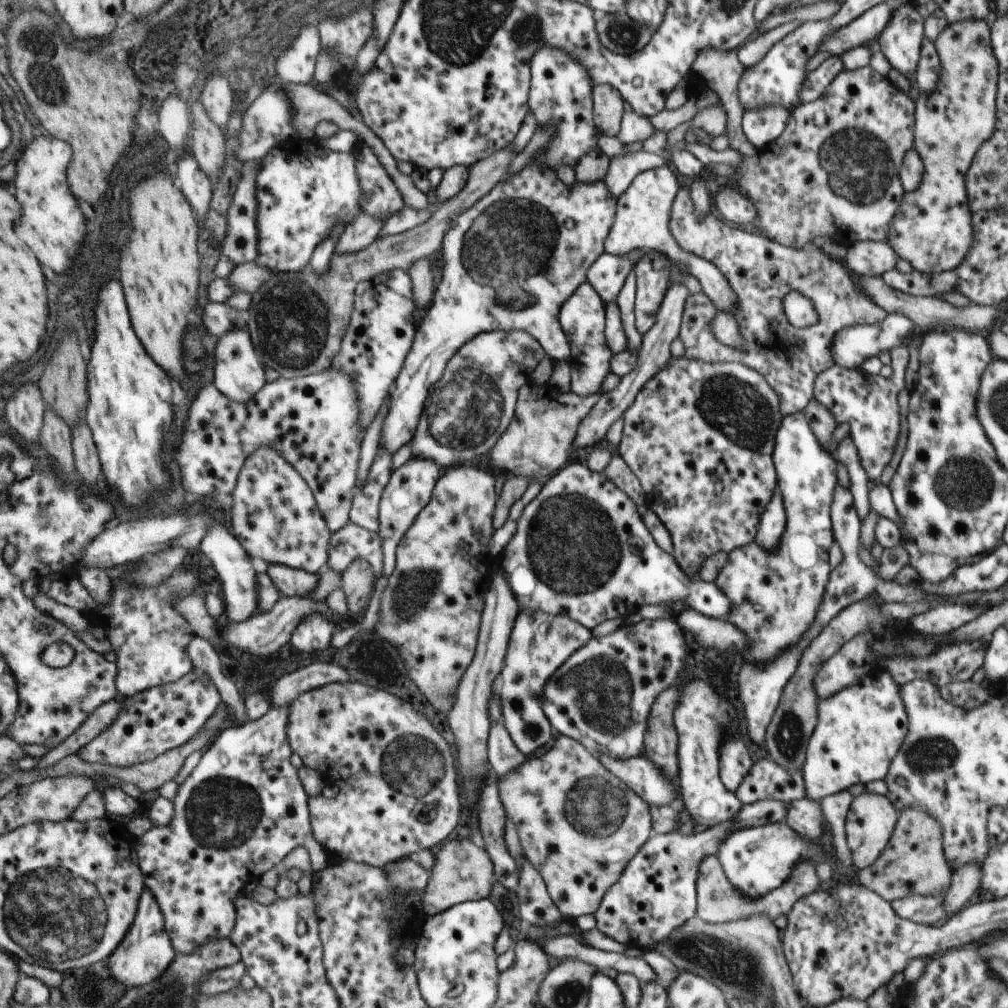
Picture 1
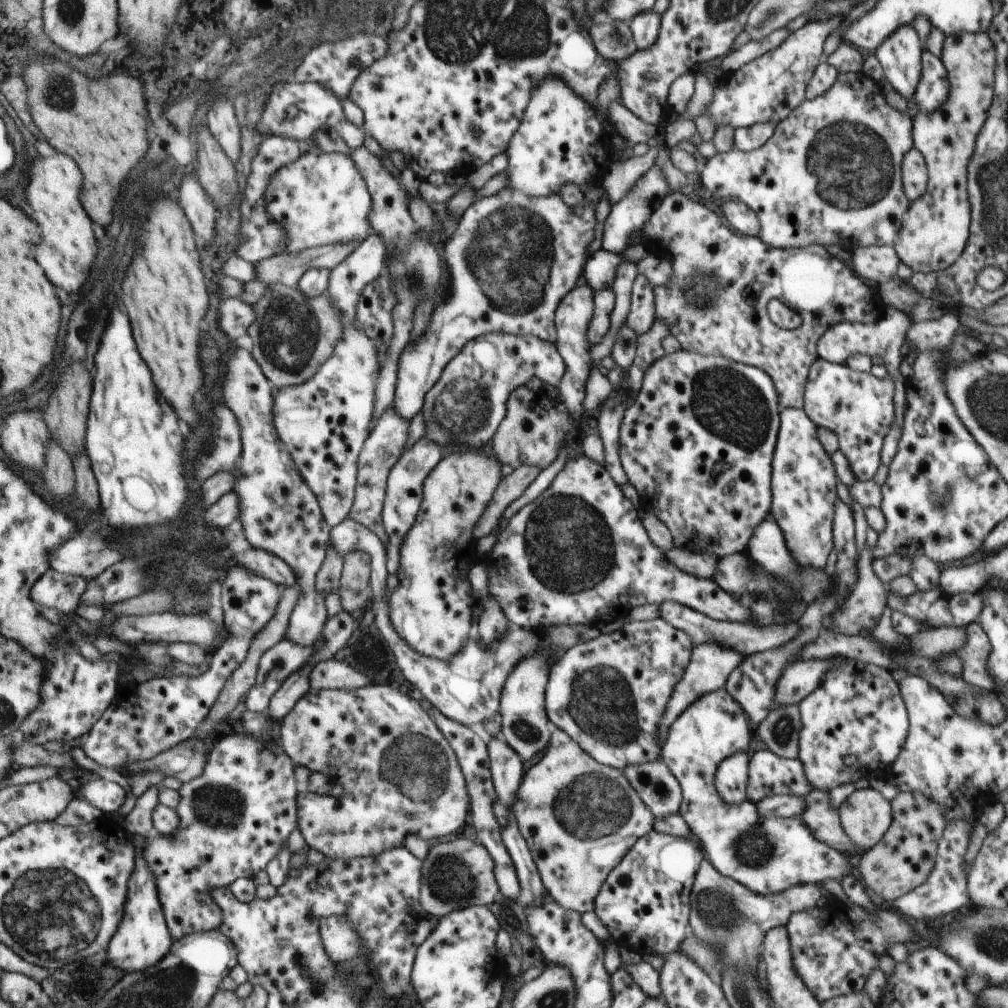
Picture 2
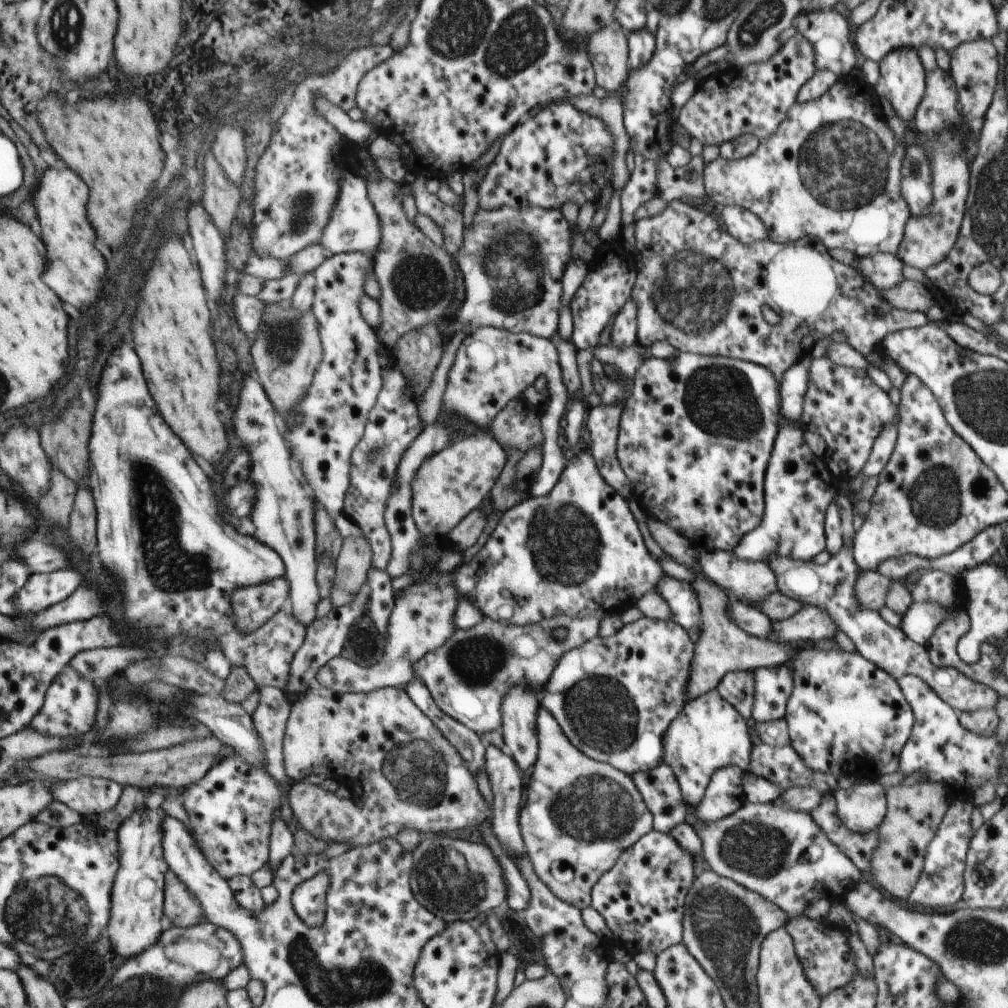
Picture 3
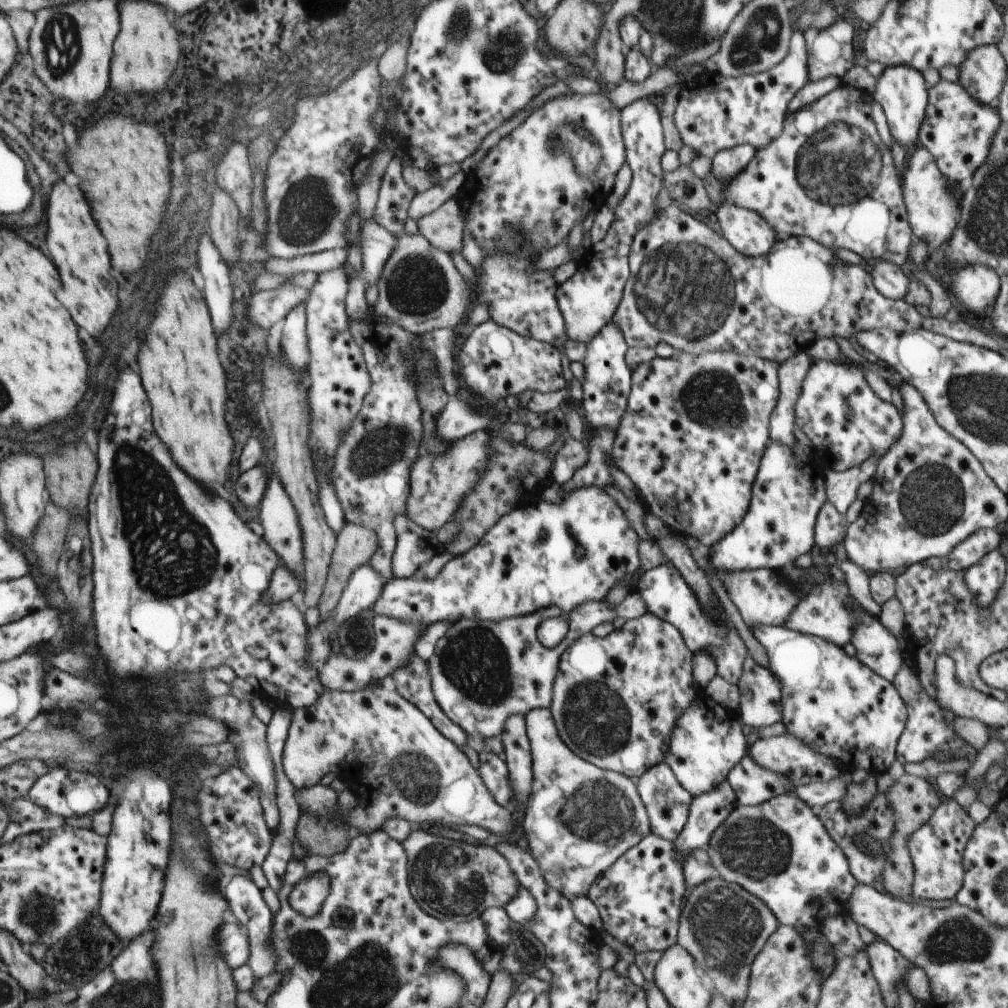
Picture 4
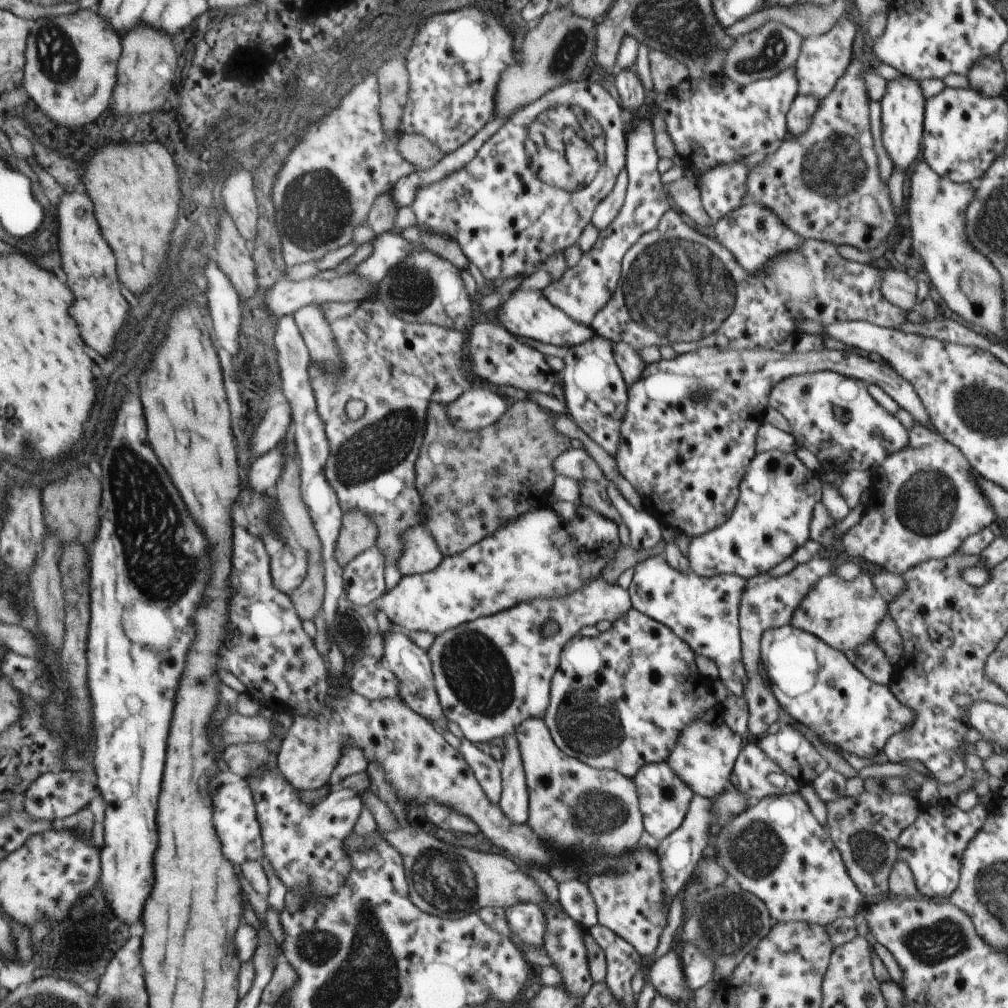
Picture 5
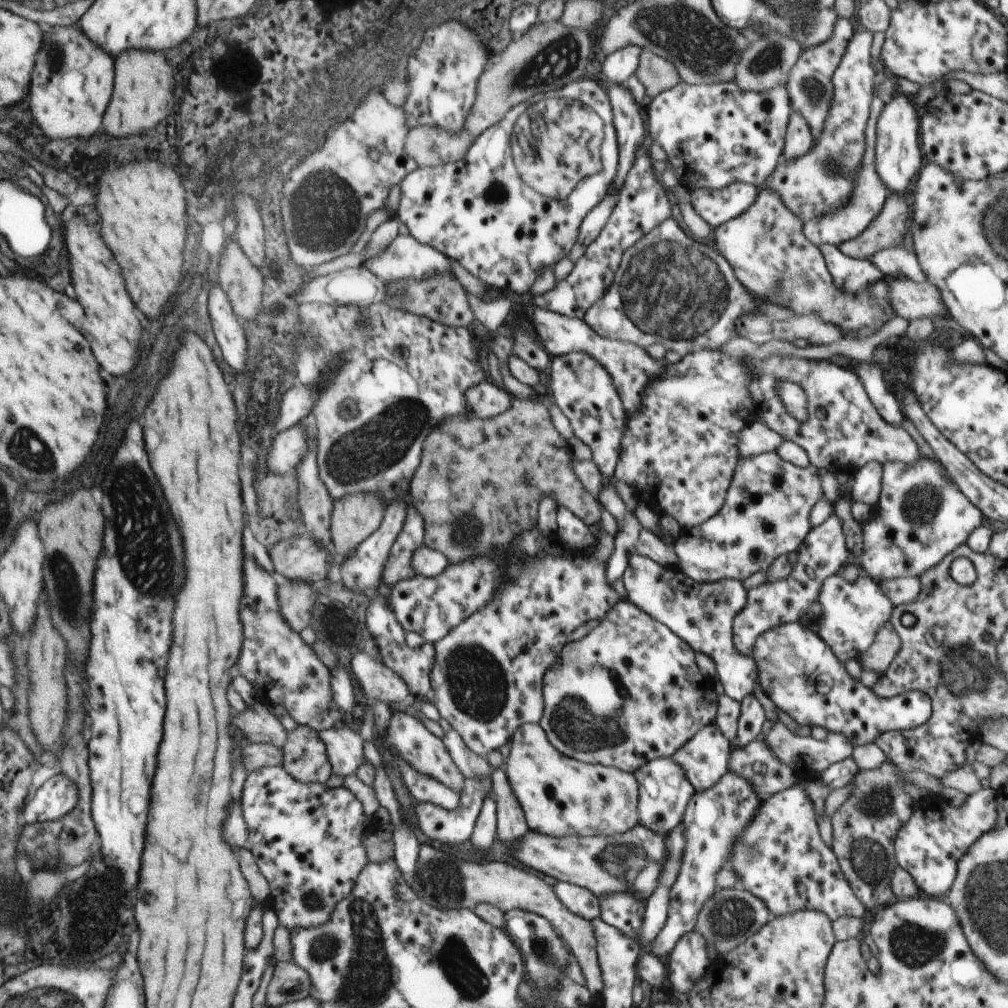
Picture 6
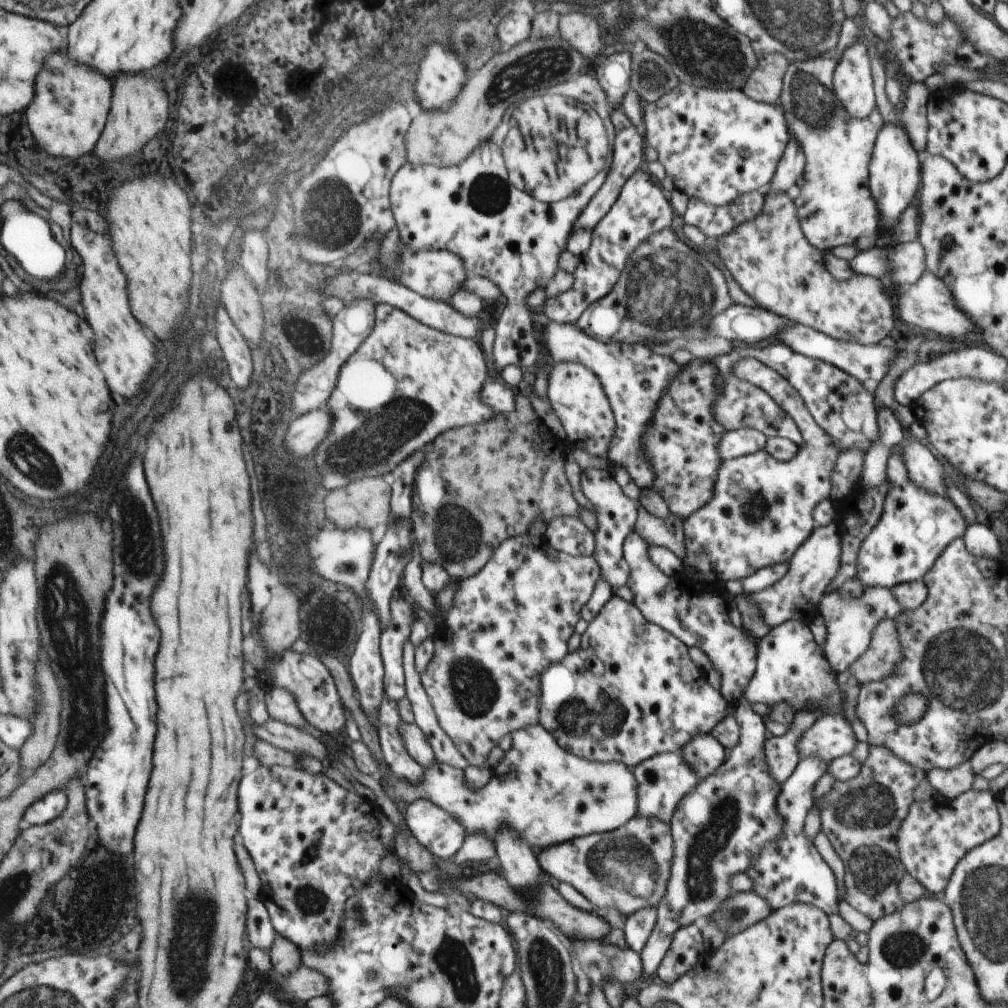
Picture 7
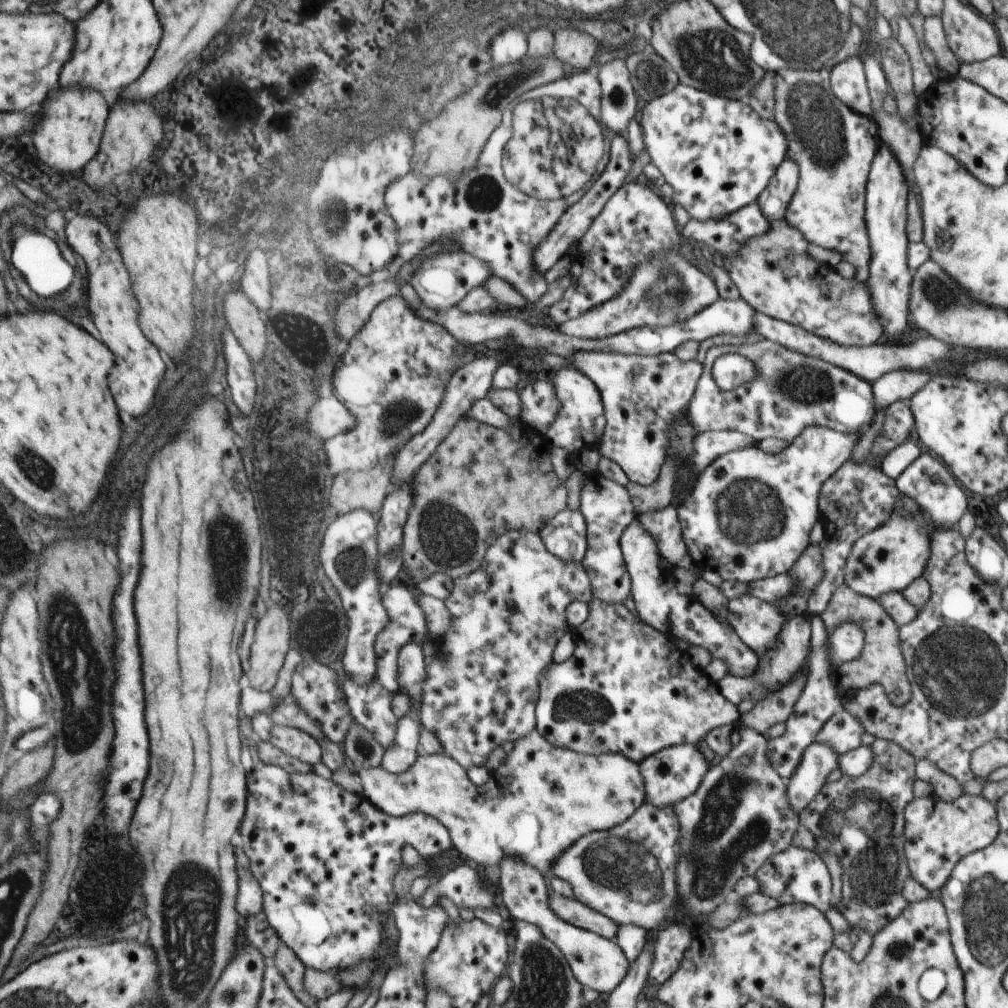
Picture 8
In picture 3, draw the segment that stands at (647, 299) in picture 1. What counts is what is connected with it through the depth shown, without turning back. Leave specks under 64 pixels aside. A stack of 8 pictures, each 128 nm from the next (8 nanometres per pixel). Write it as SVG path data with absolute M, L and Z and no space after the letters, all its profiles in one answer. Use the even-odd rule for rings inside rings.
M629 301L628 304L618 313L614 326L612 326L612 334L610 340L612 345L618 350L631 347L639 337L639 315L640 306L636 306L636 302Z

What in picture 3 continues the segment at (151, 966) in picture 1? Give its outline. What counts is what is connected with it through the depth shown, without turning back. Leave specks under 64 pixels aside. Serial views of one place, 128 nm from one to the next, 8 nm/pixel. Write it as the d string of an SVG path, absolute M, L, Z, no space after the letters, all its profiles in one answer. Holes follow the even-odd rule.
M164 808L146 812L136 811L118 831L121 839L122 870L114 884L114 916L110 922L108 942L114 942L116 950L124 956L136 956L156 944L164 932L164 894L166 874L170 870L164 856Z

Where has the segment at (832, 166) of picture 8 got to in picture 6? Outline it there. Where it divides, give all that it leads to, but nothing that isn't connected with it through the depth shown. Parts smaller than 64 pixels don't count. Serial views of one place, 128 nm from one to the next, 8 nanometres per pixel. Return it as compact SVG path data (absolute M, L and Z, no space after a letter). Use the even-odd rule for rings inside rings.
M838 18L833 36L828 41L820 42L812 48L806 48L800 54L796 64L790 70L787 78L787 87L792 100L793 112L798 112L810 126L813 140L818 140L832 111L833 104L833 77L836 70L840 68L848 52L849 42L854 36L852 24L846 18ZM876 96L873 97L868 121L866 122L866 130L864 138L866 140L865 165L862 166L862 174L858 174L858 188L854 193L852 202L846 202L846 206L842 206L842 210L826 214L824 218L814 218L812 222L803 224L804 232L808 236L811 243L816 246L834 245L839 246L846 241L856 238L860 233L864 233L868 229L876 217L880 215L881 210L885 206L885 201L889 198L889 187L886 182L882 182L881 176L876 172L876 135L877 120L880 114L884 112L885 102Z

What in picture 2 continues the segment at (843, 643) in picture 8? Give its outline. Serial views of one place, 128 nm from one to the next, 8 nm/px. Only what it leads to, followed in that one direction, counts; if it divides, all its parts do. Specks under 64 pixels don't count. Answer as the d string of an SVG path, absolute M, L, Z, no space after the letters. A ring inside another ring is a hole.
M662 602L660 606L660 617L664 618L666 622L671 623L678 630L686 631L686 634L690 634L690 638L693 639L694 646L700 646L701 644L708 644L712 640L716 642L722 642L724 646L730 646L730 648L738 648L738 652L750 656L752 652L762 652L762 650L774 650L774 648L780 648L784 644L788 644L790 640L794 640L800 632L797 621L788 622L788 624L782 624L782 626L752 626L752 624L734 624L734 622L716 622L700 612L692 610L689 606L677 602Z

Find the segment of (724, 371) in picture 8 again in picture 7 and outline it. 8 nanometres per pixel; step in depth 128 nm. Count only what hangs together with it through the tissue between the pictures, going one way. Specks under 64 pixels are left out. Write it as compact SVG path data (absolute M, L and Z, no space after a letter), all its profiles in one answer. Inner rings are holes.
M753 358L736 362L732 372L738 380L746 380L765 390L798 425L805 441L799 445L798 456L790 462L782 462L766 450L725 460L713 500L692 517L684 518L688 567L700 572L700 582L706 584L717 578L722 582L744 580L762 568L784 562L790 564L816 528L814 508L830 499L830 476L840 453L834 439L818 426L802 396L786 378Z

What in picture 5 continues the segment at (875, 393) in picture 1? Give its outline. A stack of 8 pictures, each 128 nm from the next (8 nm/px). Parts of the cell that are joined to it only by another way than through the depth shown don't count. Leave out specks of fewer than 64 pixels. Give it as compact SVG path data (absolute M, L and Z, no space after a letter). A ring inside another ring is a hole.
M837 371L806 372L786 378L773 390L770 406L788 420L795 444L816 454L825 471L874 472L886 457L908 446L909 432L873 398L868 385Z

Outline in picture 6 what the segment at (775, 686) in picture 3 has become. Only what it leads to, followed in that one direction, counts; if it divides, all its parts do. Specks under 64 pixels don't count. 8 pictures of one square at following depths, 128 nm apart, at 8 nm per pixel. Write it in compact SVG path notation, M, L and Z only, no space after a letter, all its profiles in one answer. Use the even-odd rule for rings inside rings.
M832 512L820 526L812 529L808 539L797 552L798 562L786 578L766 582L747 590L746 605L733 620L733 641L736 650L744 656L753 656L756 639L767 630L786 622L801 622L808 613L810 604L818 598L824 580L828 576L840 573L852 558L845 541L841 520L836 516L836 512ZM751 693L740 701L740 718L738 718L738 744L746 746L749 742L756 741L758 734L762 732L762 726L766 721L764 709Z

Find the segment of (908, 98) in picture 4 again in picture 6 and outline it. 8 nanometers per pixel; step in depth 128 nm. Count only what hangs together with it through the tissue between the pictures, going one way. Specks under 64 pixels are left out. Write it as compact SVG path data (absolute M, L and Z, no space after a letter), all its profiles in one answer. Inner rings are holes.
M898 92L882 113L882 122L877 122L878 135L878 174L882 182L886 182L892 194L908 193L908 186L916 176L920 176L922 154L920 154L920 138L918 136L918 114L912 104Z

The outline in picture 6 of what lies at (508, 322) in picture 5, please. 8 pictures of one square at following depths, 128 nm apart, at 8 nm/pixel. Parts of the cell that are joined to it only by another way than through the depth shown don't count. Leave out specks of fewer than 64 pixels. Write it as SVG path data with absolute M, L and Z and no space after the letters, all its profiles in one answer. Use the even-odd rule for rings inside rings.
M531 302L525 304L523 310L523 314L528 316L528 321L533 324L543 347L552 358L561 357L566 353L586 352L586 354L594 356L594 360L600 362L608 370L612 376L612 382L616 386L616 392L620 394L620 400L622 400L622 406L624 406L627 416L632 416L641 409L645 389L648 388L650 382L656 381L658 377L665 374L667 361L661 363L651 356L645 347L637 344L618 339L602 338L585 319L568 318L566 315L546 310Z

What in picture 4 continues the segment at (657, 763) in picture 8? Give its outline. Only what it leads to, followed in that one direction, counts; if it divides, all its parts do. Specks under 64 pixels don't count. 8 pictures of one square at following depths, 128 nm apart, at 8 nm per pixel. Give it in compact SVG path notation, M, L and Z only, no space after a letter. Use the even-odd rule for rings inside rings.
M665 762L646 770L635 781L644 806L649 808L654 834L666 840L676 840L682 829L688 824L689 806L693 802L693 796L678 783L676 776Z

